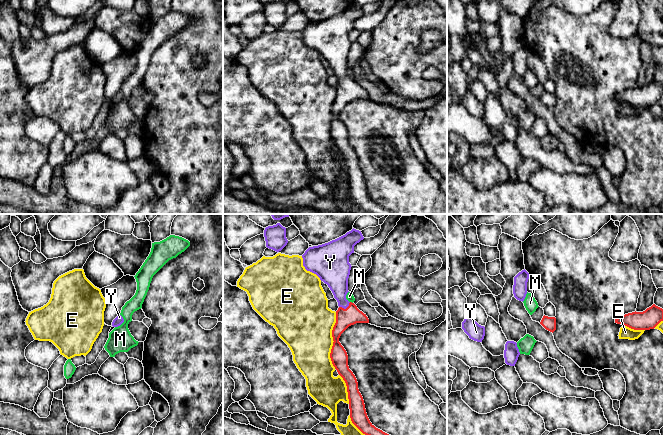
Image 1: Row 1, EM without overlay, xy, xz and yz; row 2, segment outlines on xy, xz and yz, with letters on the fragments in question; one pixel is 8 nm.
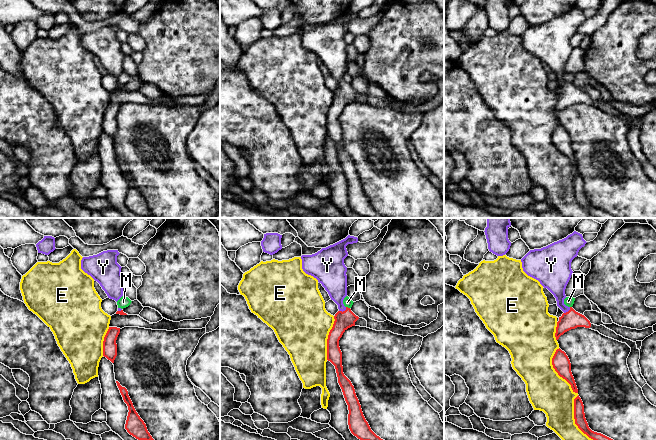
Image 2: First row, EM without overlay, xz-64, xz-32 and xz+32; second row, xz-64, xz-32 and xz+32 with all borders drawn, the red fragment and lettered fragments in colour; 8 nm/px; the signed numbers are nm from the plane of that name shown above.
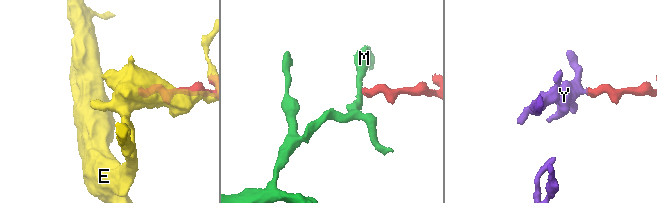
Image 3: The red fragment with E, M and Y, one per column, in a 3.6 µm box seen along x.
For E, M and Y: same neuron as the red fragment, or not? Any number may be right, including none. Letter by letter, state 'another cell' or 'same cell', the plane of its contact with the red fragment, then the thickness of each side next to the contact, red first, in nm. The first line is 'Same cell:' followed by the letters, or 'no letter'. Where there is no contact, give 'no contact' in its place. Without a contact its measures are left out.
Same cell: Y
E: another cell | xz | 150/420 nm
M: another cell | xz | 150/60 nm
Y: same cell | xz | 150/180 nm

